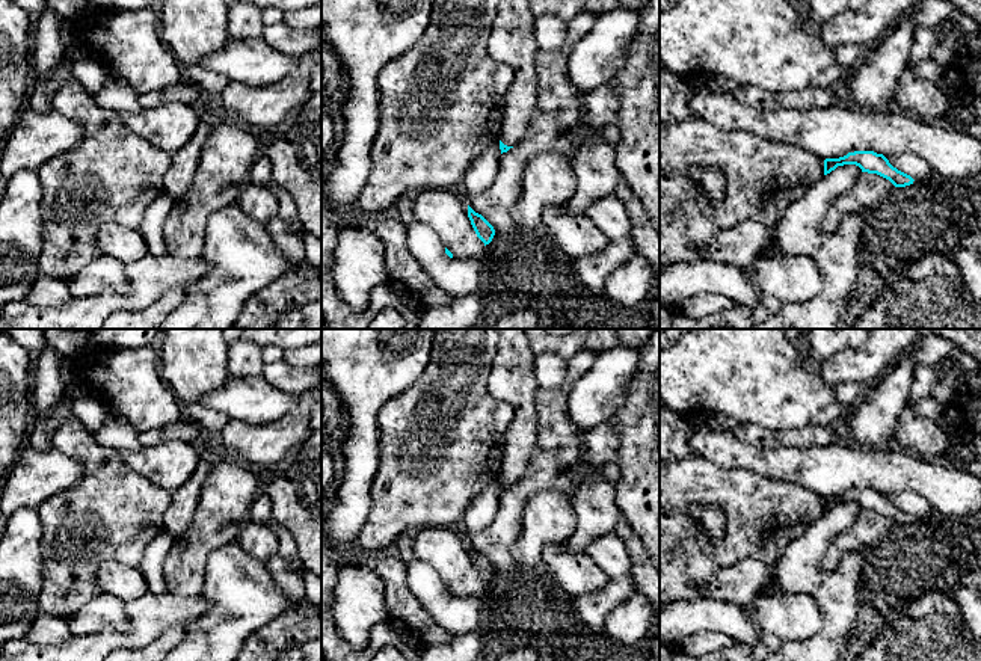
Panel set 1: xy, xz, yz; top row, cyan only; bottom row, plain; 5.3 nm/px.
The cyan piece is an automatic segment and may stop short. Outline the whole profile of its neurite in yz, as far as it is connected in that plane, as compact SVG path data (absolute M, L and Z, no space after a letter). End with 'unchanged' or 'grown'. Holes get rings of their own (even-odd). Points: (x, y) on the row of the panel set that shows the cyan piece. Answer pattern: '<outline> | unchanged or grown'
M854 151L839 158L826 158L824 175L844 164L856 164L862 172L877 174L889 180L895 187L906 187L915 181L910 175L893 168L883 154L874 151Z | unchanged

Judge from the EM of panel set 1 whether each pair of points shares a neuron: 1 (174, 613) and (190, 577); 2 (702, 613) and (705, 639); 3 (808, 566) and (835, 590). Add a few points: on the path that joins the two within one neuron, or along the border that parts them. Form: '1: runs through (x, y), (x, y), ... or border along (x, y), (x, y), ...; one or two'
1: border along (168, 592), (199, 595); two
2: border along (734, 642), (725, 634), (693, 633), (678, 645); two
3: border along (827, 574), (812, 595); two

